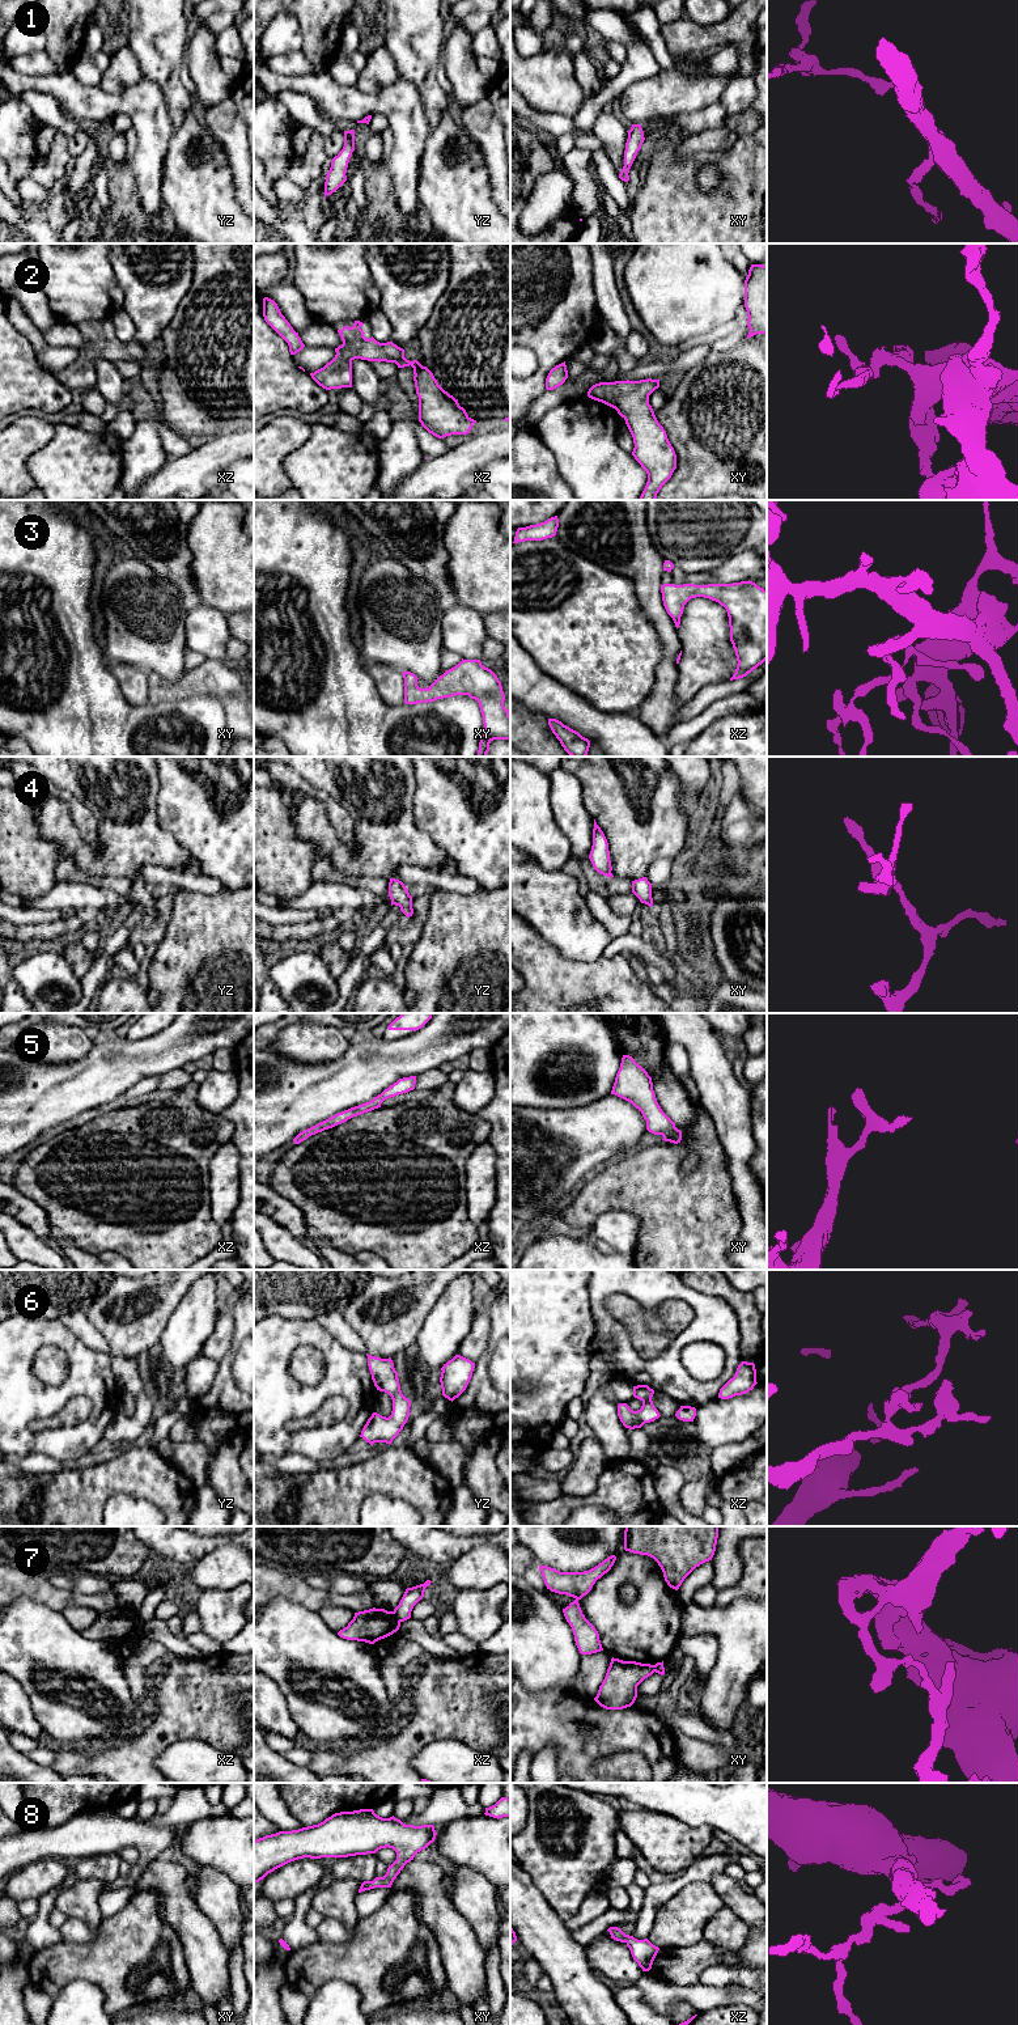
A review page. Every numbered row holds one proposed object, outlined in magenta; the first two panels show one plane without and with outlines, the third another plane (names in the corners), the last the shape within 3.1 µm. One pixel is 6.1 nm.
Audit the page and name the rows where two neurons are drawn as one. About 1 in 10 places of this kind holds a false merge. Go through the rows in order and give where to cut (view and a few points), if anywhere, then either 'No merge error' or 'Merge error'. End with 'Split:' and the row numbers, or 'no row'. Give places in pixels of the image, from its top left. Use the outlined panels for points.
1: No split. No merge error
2: No split. No merge error
3: No split. No merge error
4: No split. No merge error
5: No split. No merge error
6: No split. No merge error
7: Split along xz (391, 1612), (399, 1622). Merge error
8: No split. No merge error
Split: 7

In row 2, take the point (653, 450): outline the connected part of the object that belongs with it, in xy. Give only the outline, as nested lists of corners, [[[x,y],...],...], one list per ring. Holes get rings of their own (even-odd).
[[[659,380],[615,381],[593,385],[588,397],[618,411],[633,437],[632,456],[648,474],[639,500],[656,500],[662,486],[676,469],[676,454],[666,431],[658,423],[649,395],[659,387]]]

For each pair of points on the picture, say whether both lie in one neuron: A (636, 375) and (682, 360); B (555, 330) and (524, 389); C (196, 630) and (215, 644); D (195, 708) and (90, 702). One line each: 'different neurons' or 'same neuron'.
A: same neuron
B: same neuron
C: same neuron
D: same neuron

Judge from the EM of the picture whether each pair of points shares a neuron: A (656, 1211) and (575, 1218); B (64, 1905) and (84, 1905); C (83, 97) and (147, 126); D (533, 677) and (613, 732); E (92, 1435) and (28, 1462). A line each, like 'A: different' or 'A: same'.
A: same
B: same
C: same
D: same
E: different

